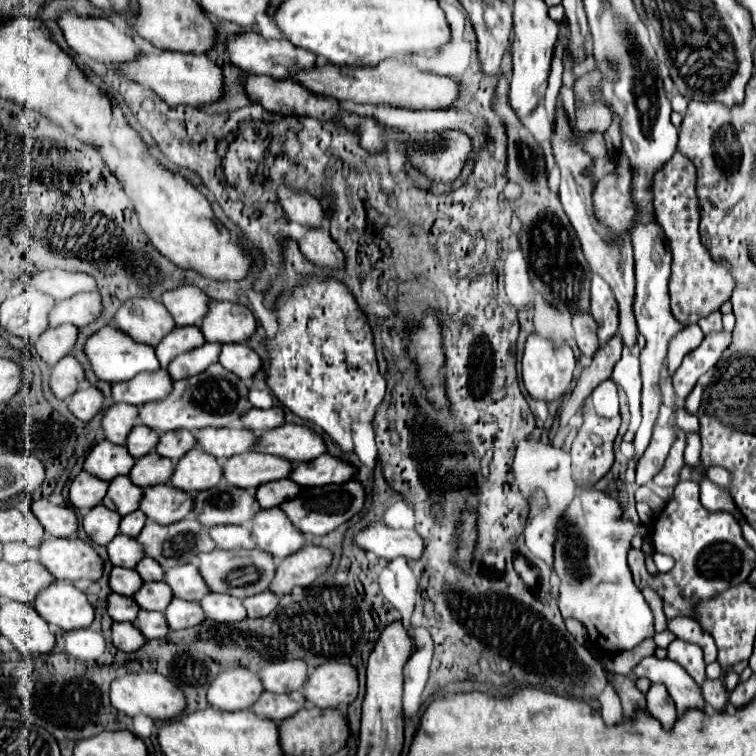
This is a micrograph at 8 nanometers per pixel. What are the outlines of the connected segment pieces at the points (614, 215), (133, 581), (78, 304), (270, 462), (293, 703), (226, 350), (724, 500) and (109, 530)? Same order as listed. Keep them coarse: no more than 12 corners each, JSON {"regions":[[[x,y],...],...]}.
{"regions":[[[618,155],[614,175],[594,191],[598,219],[616,233],[632,229],[630,167]],[[114,567],[110,587],[114,593],[134,597],[144,585],[134,569]],[[80,293],[56,303],[48,329],[84,327],[102,315],[98,293]],[[248,451],[224,461],[224,479],[256,491],[292,473],[278,455]],[[264,691],[252,711],[280,723],[304,705],[302,691]],[[246,343],[222,345],[220,363],[252,379],[262,359]],[[706,475],[700,501],[708,511],[728,511],[740,519],[732,497]],[[104,505],[84,515],[84,529],[98,545],[118,535],[120,515]]]}

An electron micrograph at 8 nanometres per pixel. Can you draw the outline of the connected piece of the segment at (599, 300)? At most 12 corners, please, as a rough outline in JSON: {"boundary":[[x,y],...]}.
{"boundary":[[600,275],[592,277],[590,315],[600,345],[618,333],[618,307]]}

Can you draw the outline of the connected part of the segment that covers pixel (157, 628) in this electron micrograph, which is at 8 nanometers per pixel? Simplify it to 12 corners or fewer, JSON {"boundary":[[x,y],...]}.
{"boundary":[[140,611],[136,627],[146,639],[170,631],[164,613]]}

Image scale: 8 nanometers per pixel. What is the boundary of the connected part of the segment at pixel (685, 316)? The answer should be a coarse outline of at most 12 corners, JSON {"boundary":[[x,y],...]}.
{"boundary":[[678,151],[654,177],[672,251],[670,301],[690,325],[734,279],[700,243],[696,169]]}

